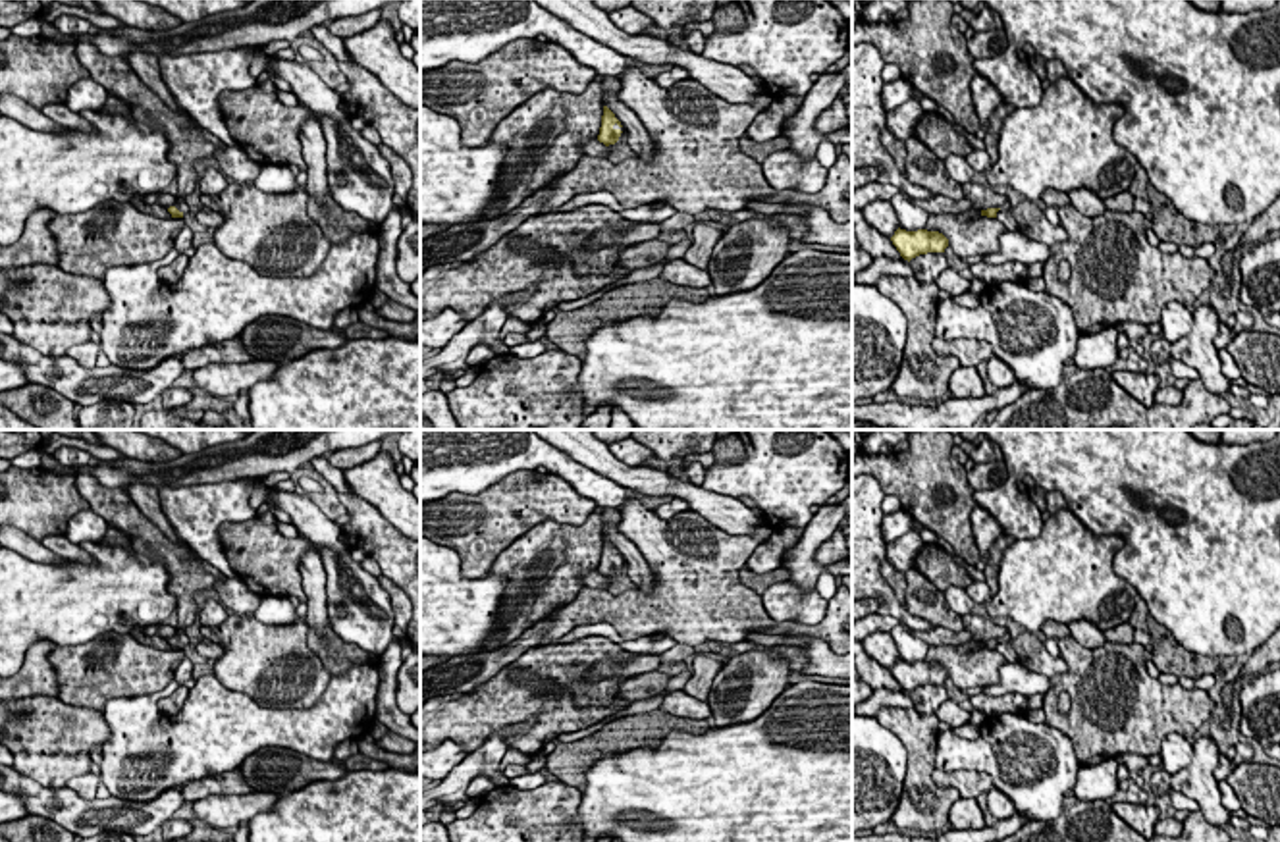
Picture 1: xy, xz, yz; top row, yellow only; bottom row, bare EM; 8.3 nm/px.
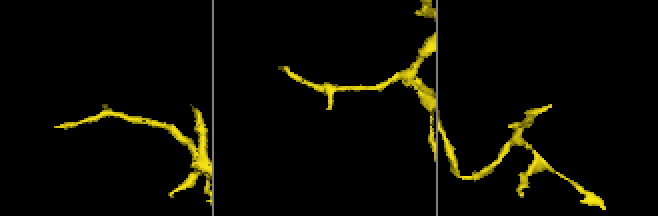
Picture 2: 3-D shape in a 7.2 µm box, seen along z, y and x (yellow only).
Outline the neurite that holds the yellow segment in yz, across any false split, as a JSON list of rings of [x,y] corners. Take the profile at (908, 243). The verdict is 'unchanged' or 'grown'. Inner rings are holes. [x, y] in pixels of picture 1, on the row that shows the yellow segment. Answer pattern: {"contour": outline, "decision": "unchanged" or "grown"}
{"contour": [[[898,227],[891,241],[908,262],[920,254],[945,252],[948,247],[948,239],[943,233],[927,229],[906,231]]], "decision": "unchanged"}

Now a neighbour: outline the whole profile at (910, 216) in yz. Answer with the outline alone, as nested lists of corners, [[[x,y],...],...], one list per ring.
[[[896,193],[889,202],[896,212],[900,229],[918,231],[927,225],[929,214],[916,206],[904,193]]]

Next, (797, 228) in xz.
[[[775,214],[773,225],[788,229],[790,239],[802,239],[808,233],[808,224],[798,214]]]

